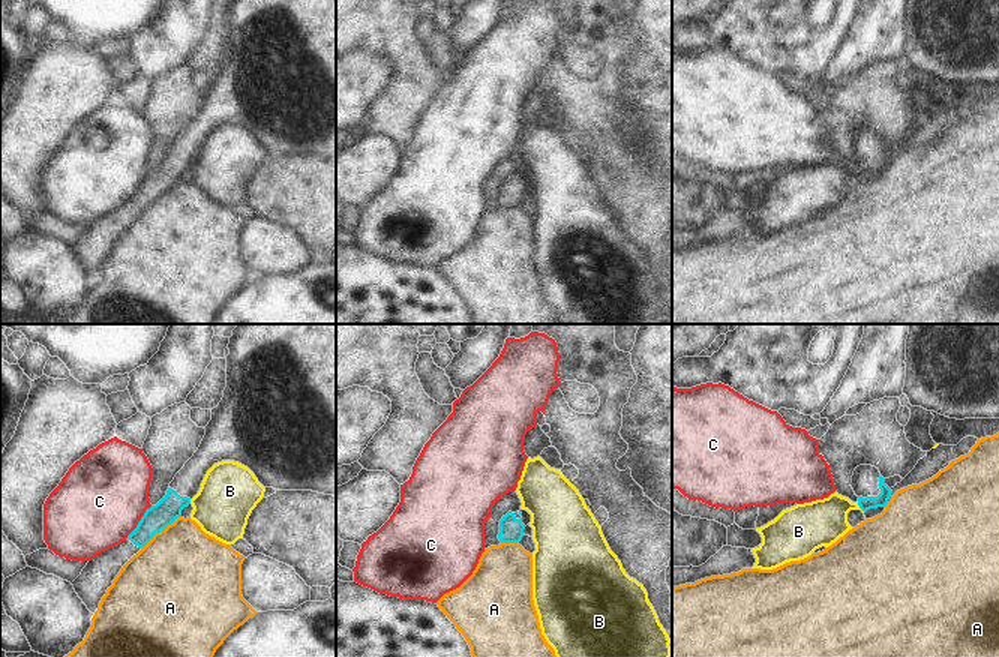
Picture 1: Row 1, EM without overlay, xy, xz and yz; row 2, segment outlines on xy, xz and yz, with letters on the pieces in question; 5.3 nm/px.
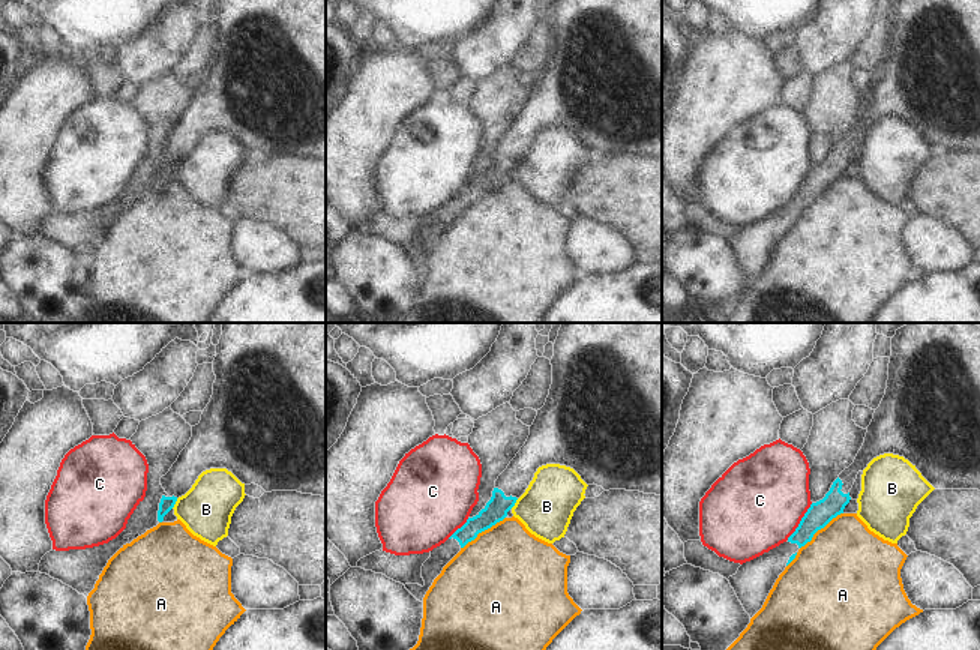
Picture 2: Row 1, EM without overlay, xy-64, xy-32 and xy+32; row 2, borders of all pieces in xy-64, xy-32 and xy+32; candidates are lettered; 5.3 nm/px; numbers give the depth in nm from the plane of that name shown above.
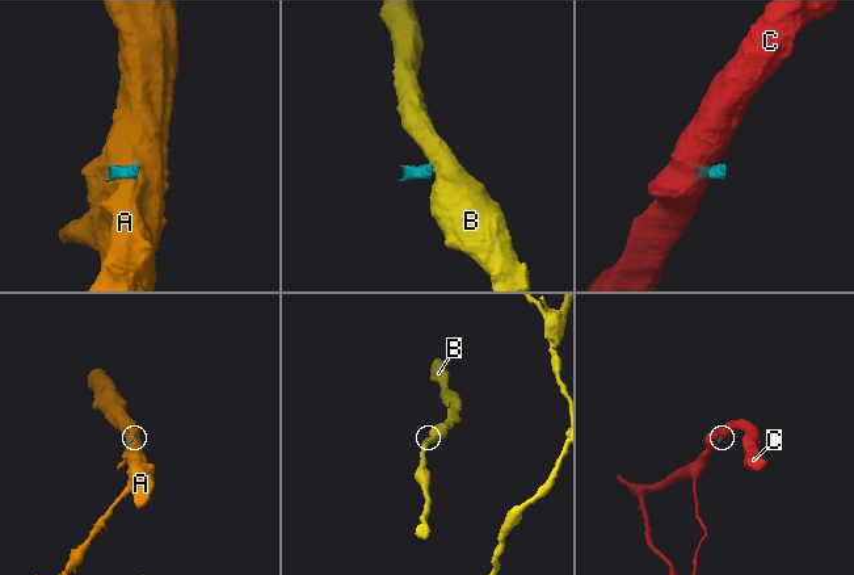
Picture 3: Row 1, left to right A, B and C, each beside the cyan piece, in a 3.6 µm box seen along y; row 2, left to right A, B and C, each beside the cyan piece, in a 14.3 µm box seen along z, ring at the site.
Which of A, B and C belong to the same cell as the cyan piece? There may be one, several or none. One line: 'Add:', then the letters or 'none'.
Add: none.

